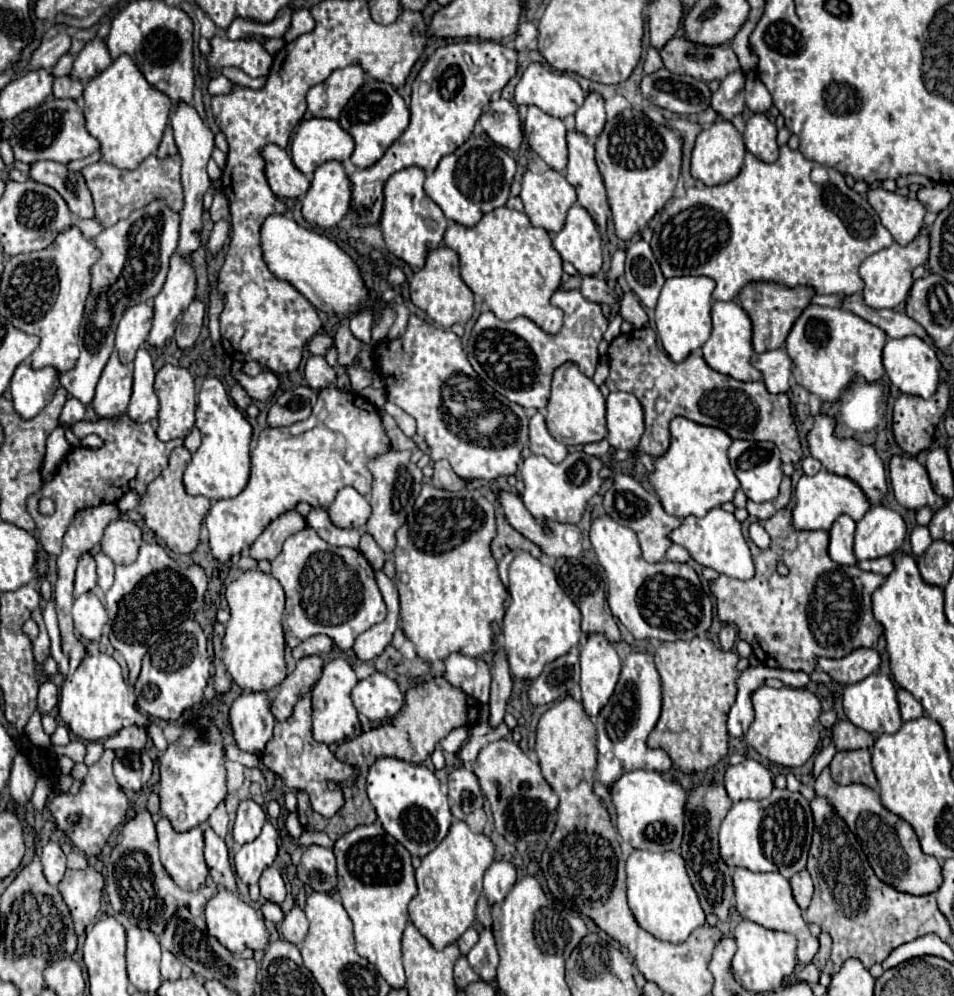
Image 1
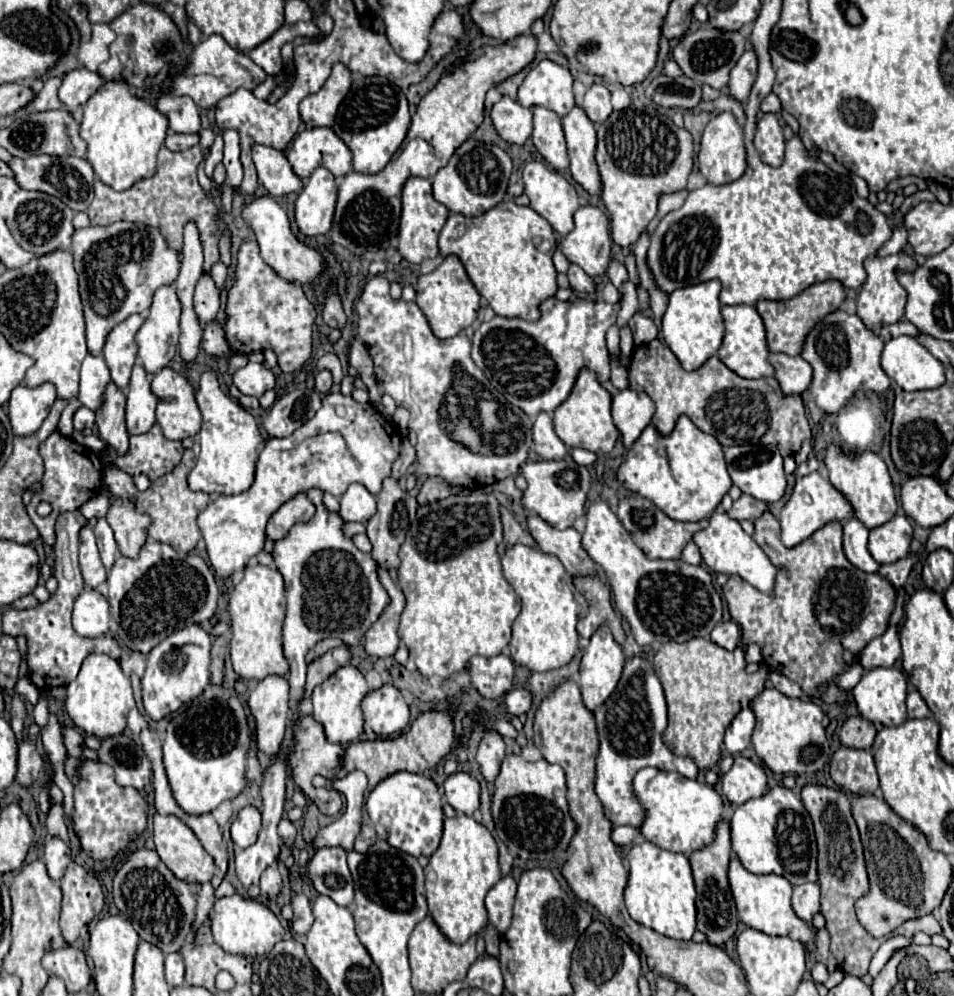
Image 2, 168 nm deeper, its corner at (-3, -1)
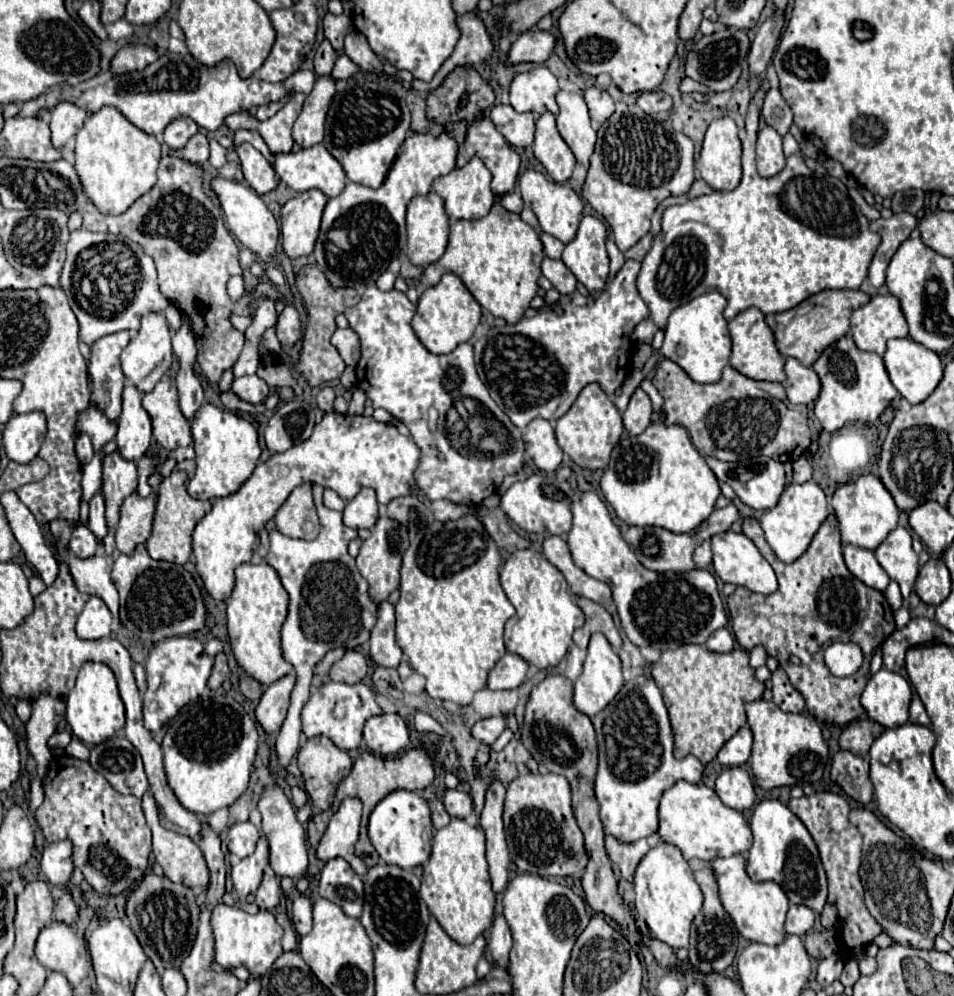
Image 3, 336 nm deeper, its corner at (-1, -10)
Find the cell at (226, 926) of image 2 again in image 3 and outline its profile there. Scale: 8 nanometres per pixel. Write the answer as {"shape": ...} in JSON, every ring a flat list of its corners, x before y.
{"shape":[[218,903,212,911,212,931,216,939,216,961,224,969,246,967,250,975,262,977,268,973,268,967,272,967,272,963,284,953,282,951,284,929,278,925,276,917,270,911,258,911,256,915,250,915,240,907]]}

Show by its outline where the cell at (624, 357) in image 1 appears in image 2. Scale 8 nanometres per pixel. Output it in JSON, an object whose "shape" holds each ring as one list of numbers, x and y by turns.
{"shape":[[660,340,634,348,628,366,628,388,646,392,652,398,656,404,652,424,662,436,668,436,678,416,686,414,702,432,716,436,722,446,774,444,782,456,790,456,800,450,804,440,812,438,806,410,798,394,782,394,772,378,740,378,728,370,718,356,710,356,698,370,686,372]]}

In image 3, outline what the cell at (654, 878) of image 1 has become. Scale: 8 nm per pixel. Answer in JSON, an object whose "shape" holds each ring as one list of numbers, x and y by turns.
{"shape":[[660,843,658,847,646,853,646,857,640,861,636,869,634,891,636,891,636,899,634,899,636,911,640,917,644,915,650,933,662,943,670,945,672,949,688,947,692,921,702,907,702,893,698,883,694,881,688,861,682,857,676,845]]}

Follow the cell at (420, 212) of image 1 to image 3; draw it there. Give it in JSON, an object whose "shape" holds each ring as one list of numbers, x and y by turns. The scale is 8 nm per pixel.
{"shape":[[430,191,428,195,422,195,422,197,414,197,408,205,406,217,408,217,406,223,408,223,410,261,420,267,436,263,448,245,448,215,444,211,444,199,440,199,440,195,436,195,434,191]]}

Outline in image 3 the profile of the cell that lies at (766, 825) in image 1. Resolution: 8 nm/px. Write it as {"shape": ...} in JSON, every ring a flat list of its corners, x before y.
{"shape":[[770,799,756,805,750,827,754,833,754,843,746,855,748,875,752,881,774,881,782,887,790,903,806,905,820,913,828,899,828,881,822,861,818,857,818,847,808,833,806,825,780,801]]}

